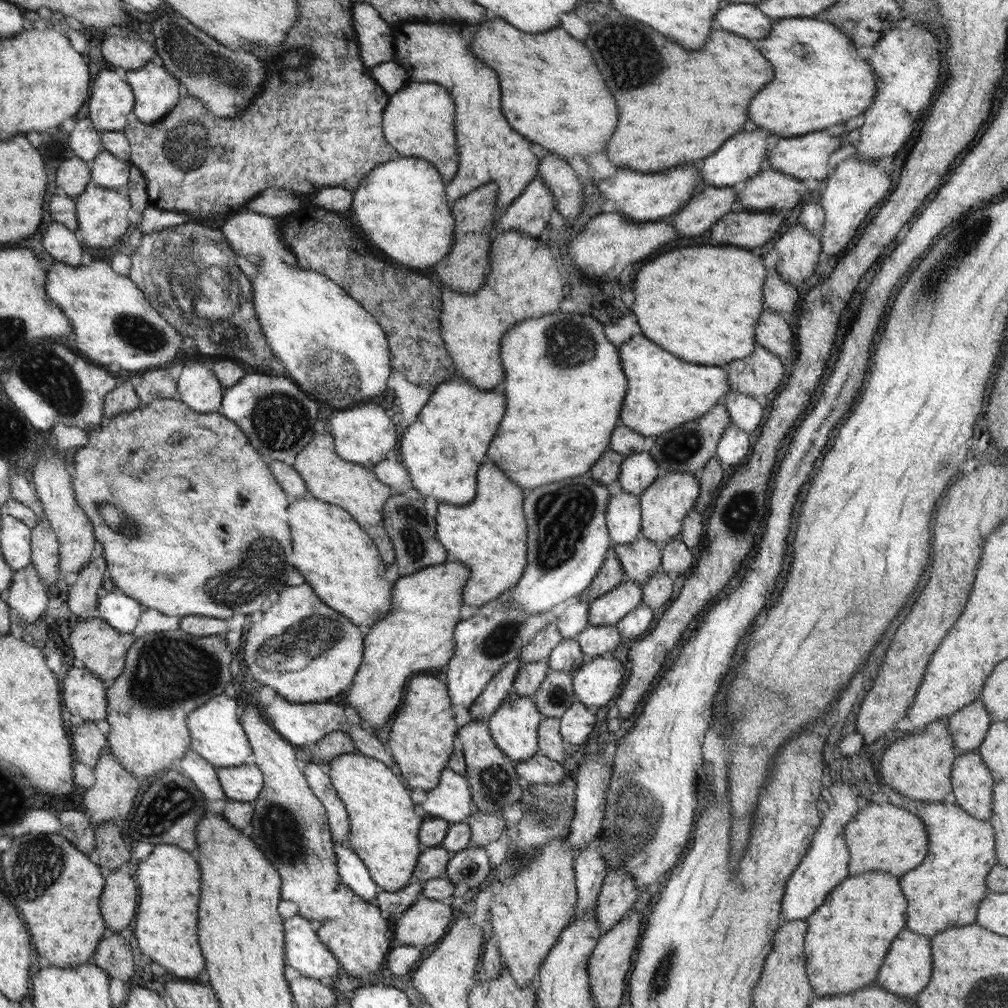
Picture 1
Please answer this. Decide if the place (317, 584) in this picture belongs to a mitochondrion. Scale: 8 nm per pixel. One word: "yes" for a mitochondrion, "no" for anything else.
no

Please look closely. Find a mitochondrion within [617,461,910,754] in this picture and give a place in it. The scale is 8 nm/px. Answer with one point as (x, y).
(730, 512)

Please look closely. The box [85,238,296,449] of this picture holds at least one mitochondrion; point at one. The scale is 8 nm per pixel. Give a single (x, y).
(140, 333)

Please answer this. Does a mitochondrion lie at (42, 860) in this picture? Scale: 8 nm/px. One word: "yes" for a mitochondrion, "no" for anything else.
yes

